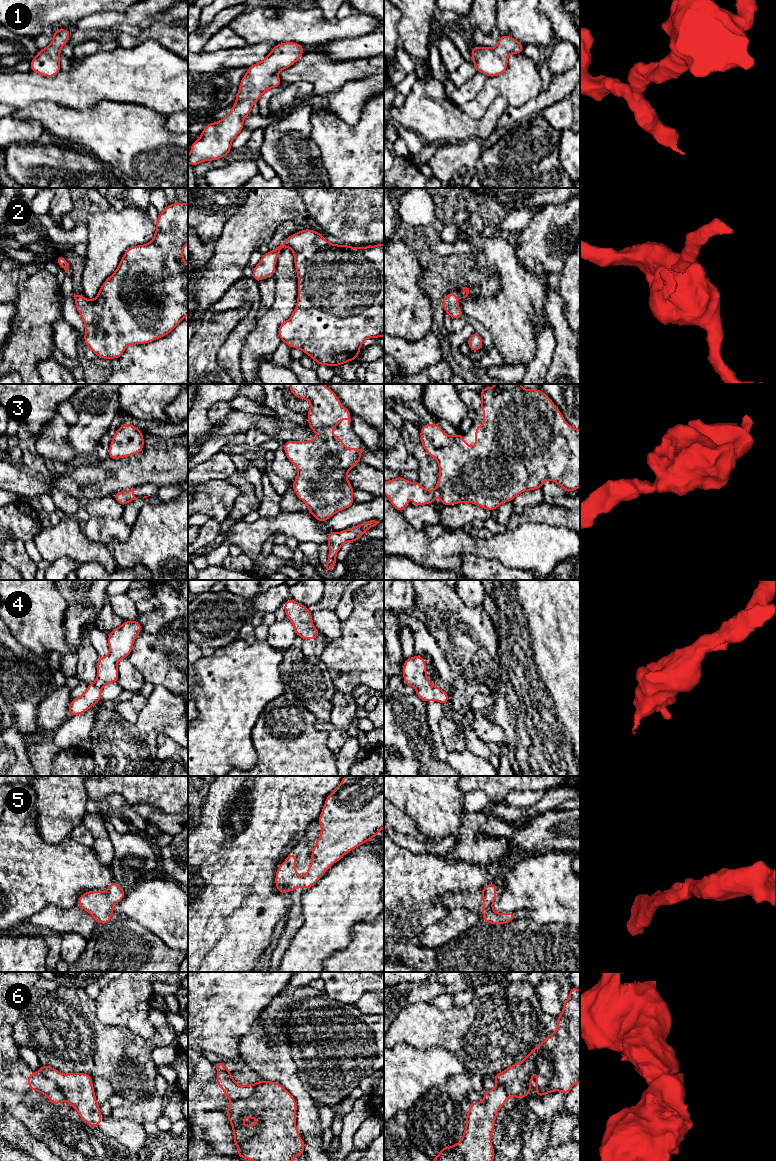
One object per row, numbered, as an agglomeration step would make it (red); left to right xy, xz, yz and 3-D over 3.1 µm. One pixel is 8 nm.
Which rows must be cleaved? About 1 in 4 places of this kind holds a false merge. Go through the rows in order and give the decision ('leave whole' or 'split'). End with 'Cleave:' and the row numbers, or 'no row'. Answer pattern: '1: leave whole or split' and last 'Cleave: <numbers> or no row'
1: leave whole
2: leave whole
3: leave whole
4: leave whole
5: leave whole
6: split
Cleave: 6

